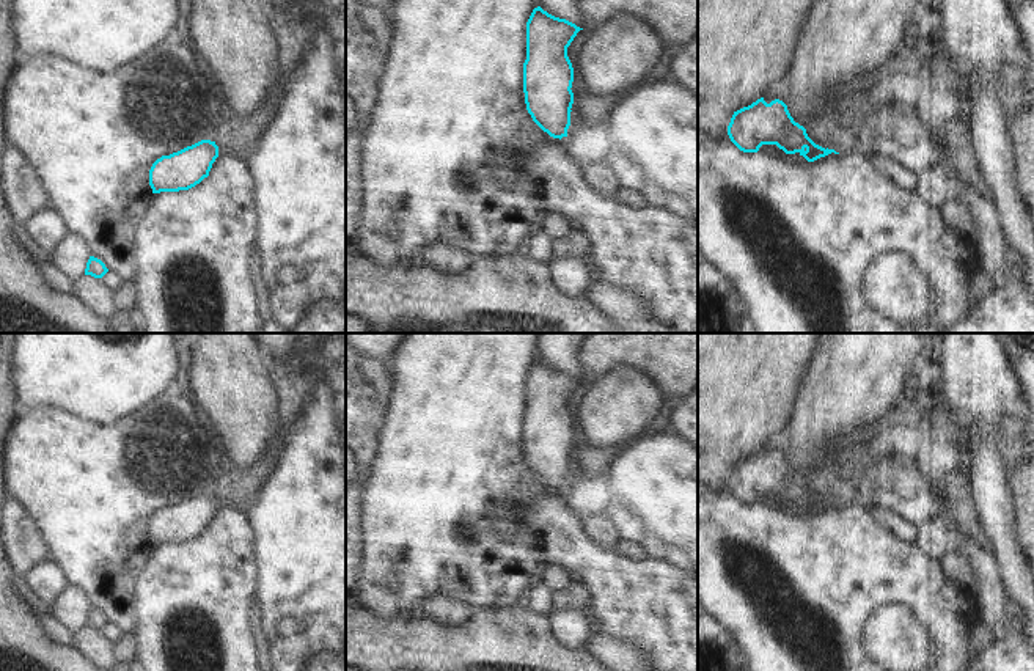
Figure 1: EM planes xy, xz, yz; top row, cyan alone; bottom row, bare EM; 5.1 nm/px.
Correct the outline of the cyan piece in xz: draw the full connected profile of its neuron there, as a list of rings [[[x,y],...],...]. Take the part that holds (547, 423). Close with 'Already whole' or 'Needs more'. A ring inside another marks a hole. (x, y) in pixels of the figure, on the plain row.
[[[541,358],[526,374],[526,412],[523,415],[523,445],[533,473],[550,489],[567,489],[574,456],[574,420],[567,399],[583,382],[555,369]]]. Already whole.

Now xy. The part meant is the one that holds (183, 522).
[[[201,492],[170,508],[157,511],[149,522],[152,545],[189,542],[209,528],[218,509],[215,493]]]. Already whole.

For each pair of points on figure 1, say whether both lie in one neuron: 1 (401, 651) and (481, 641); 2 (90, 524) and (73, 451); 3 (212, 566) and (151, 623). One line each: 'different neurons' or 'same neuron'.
1: same neuron
2: same neuron
3: same neuron

